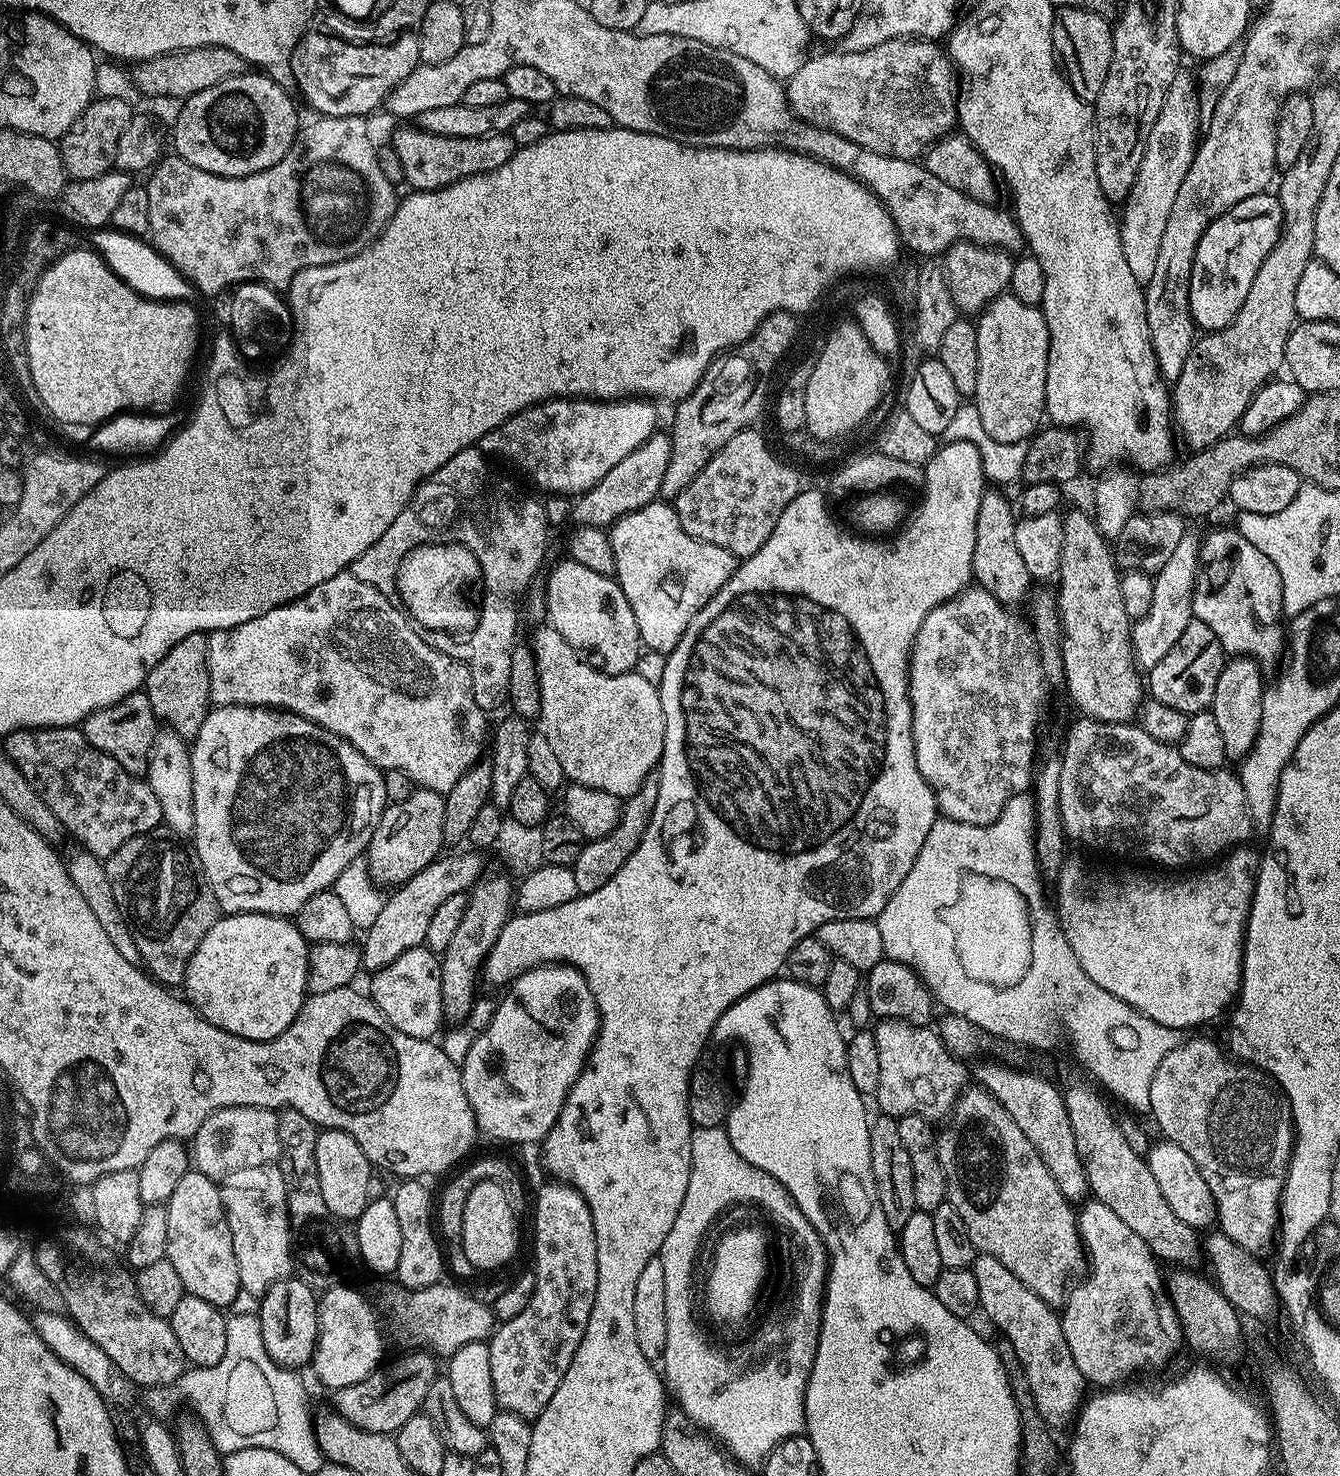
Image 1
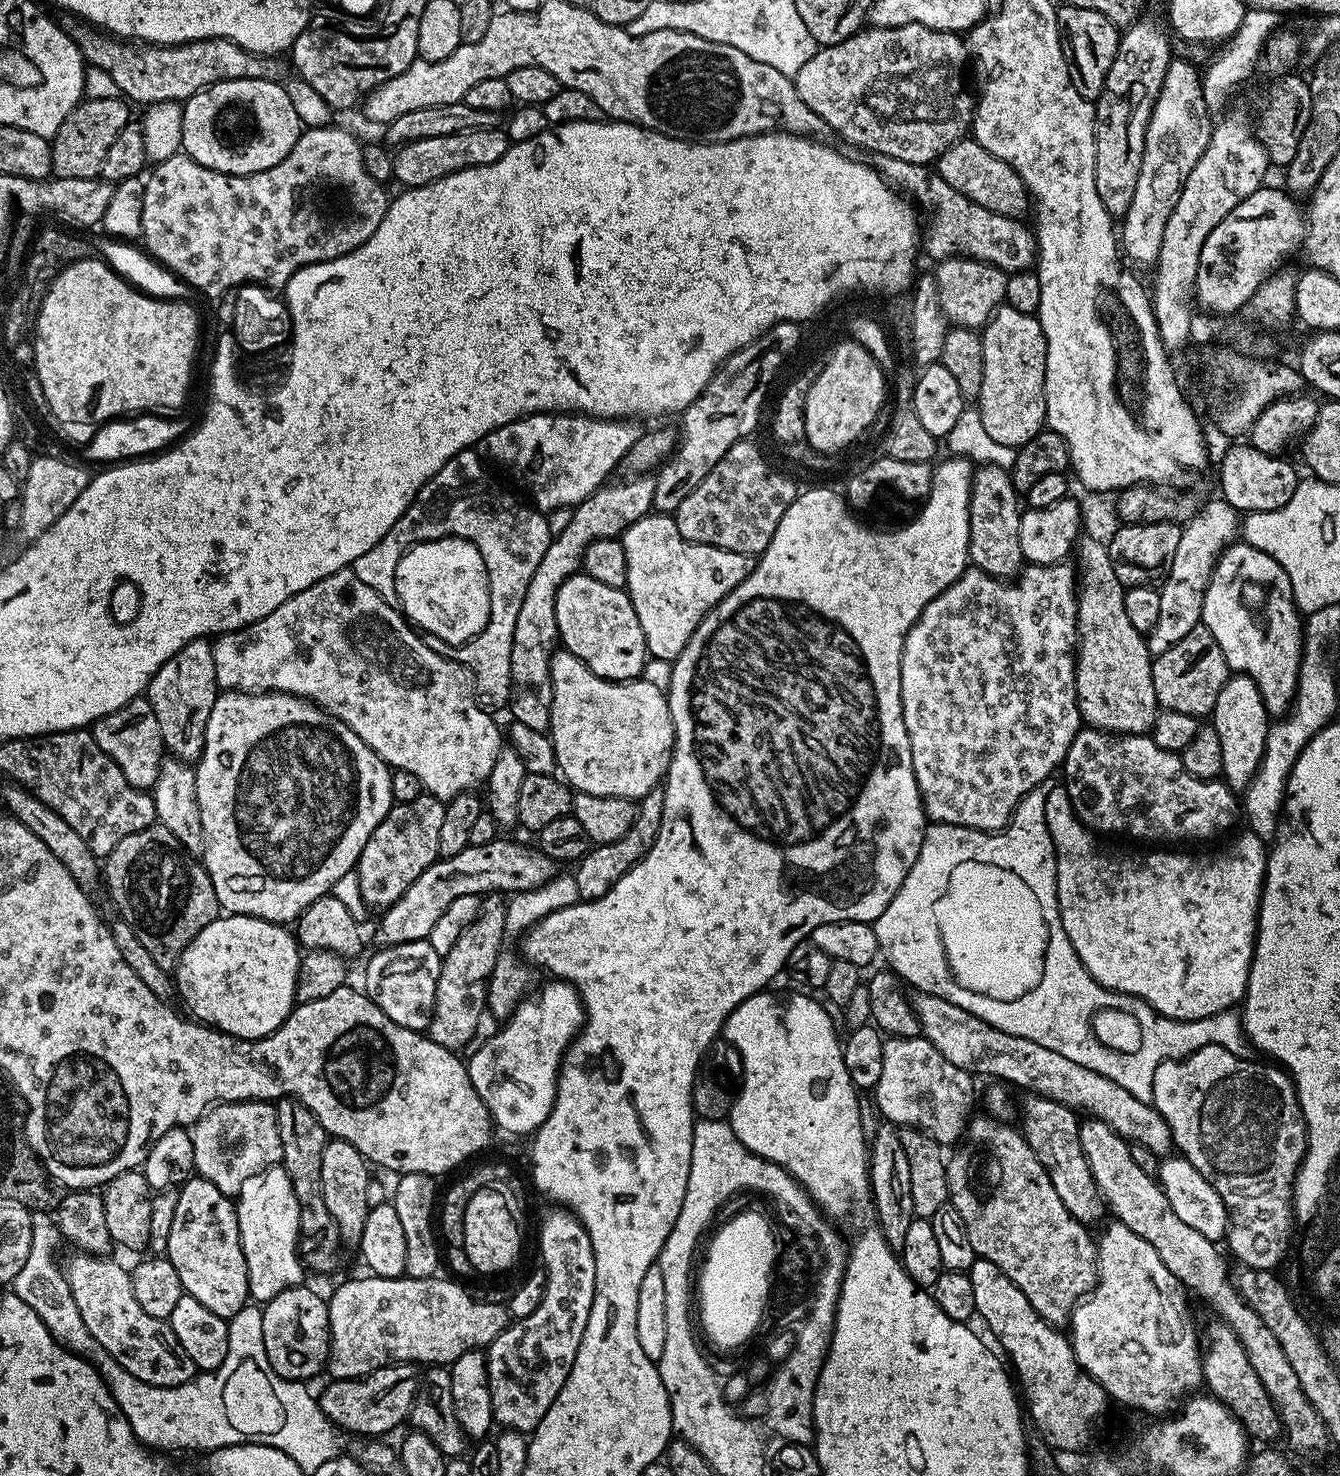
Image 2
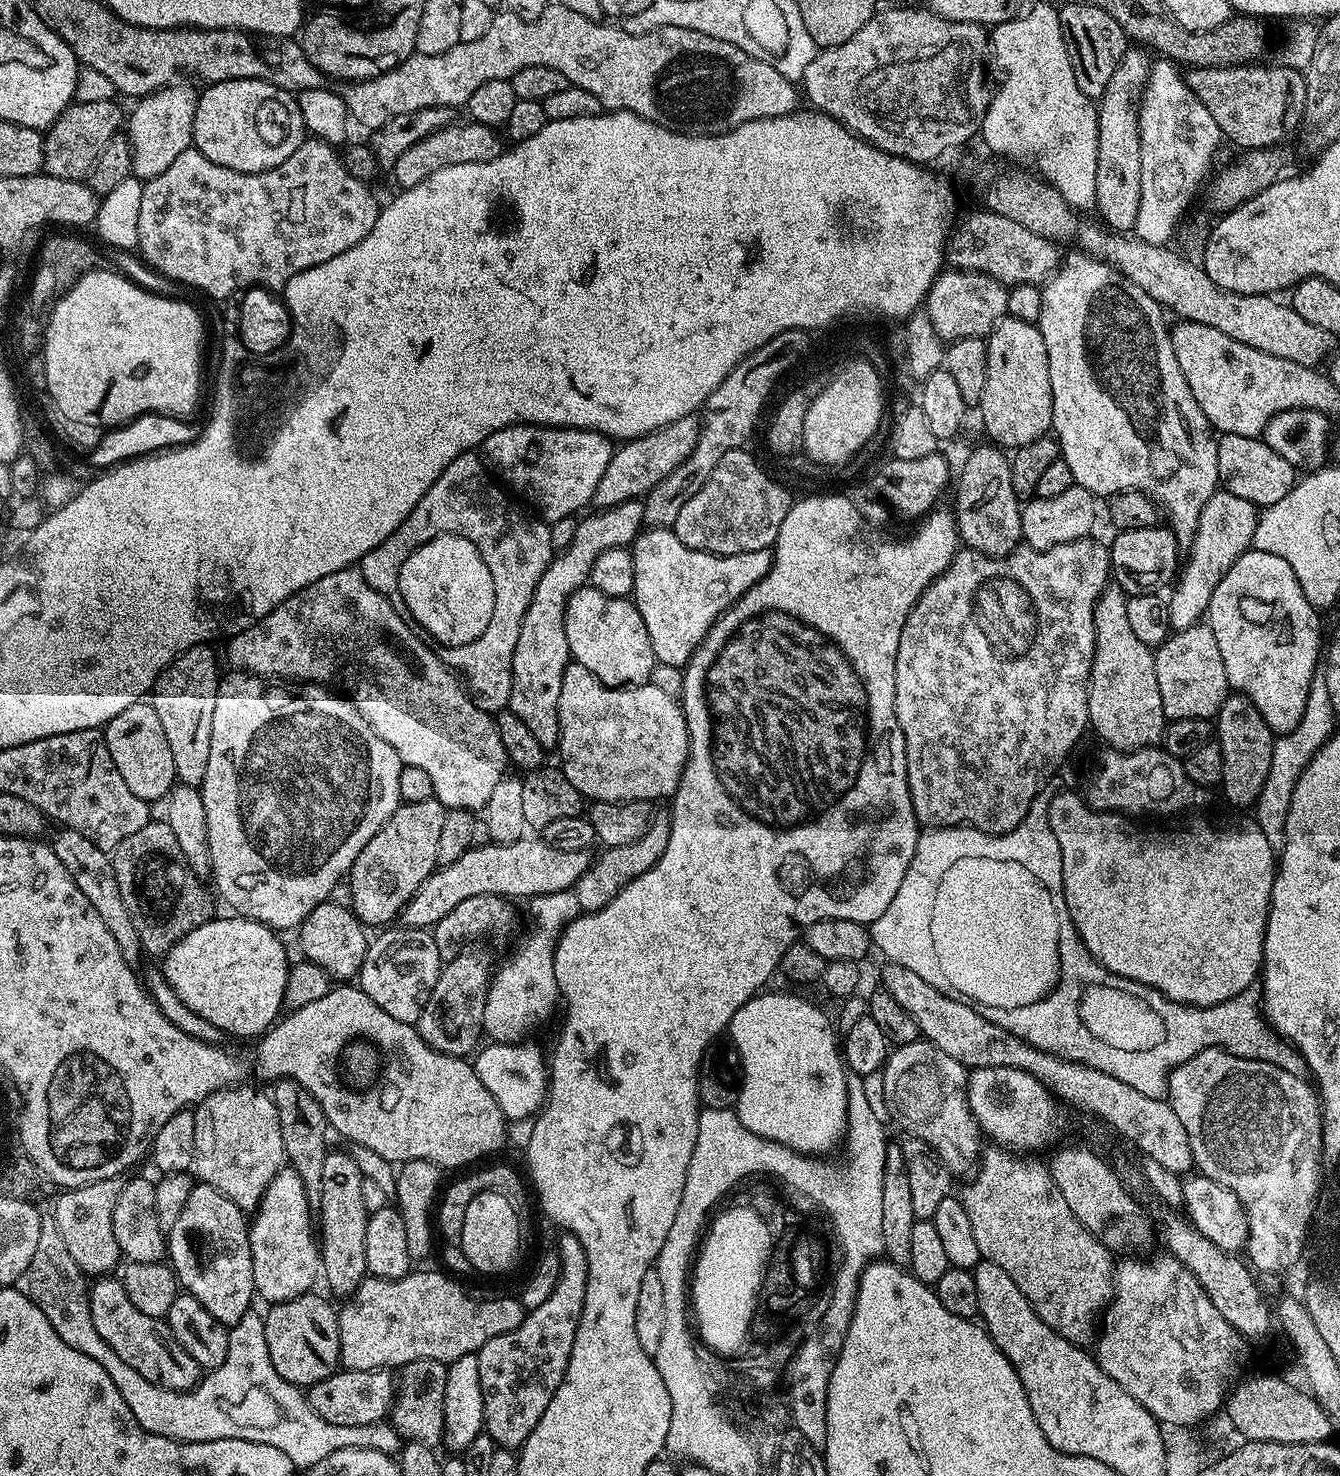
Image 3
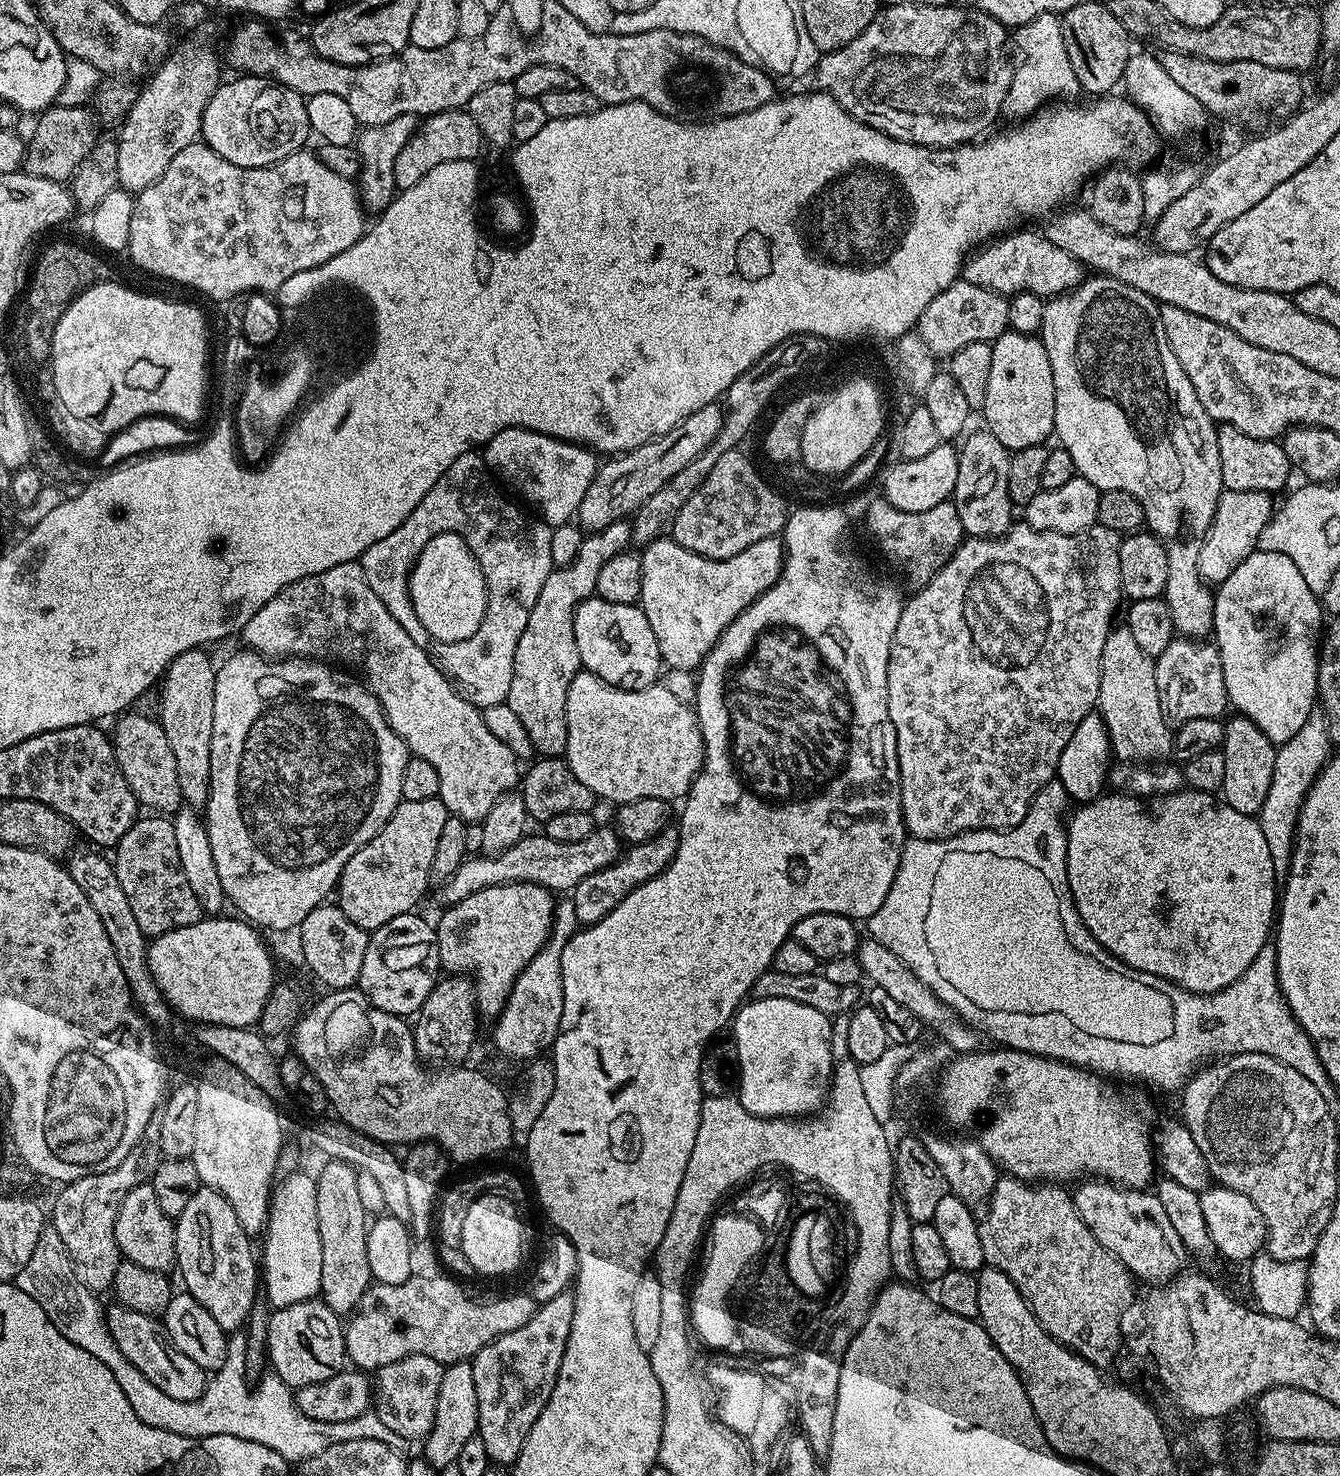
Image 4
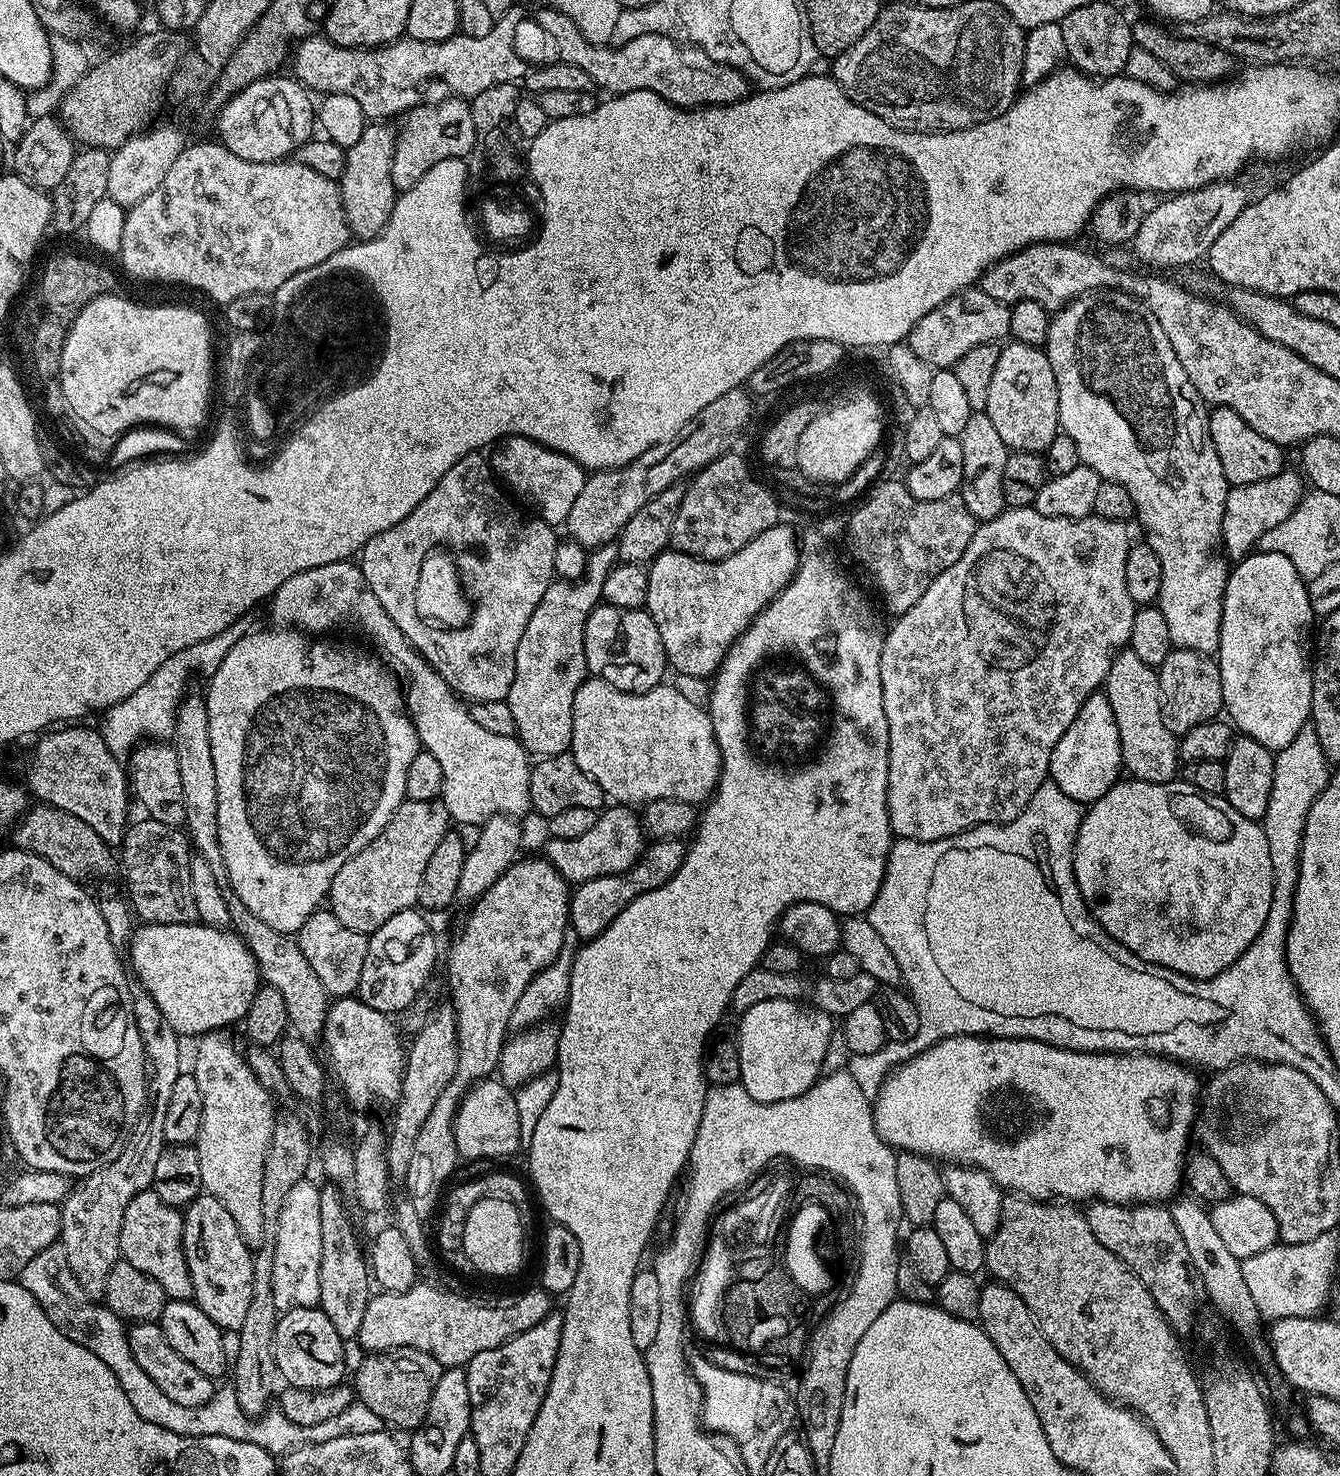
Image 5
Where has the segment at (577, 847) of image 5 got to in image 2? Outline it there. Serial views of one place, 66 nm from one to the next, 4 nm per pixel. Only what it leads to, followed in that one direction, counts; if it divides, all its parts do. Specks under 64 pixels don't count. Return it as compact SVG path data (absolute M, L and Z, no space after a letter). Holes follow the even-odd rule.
M503 838L486 842L485 845L469 844L461 852L437 858L427 870L418 874L418 878L414 878L414 882L408 887L406 894L402 894L402 898L398 898L398 902L383 909L381 916L384 917L381 918L380 925L376 928L377 945L387 946L415 940L427 940L430 930L434 930L438 917L450 907L450 902L467 896L483 897L485 894L525 892L531 888L542 886L551 876L557 875L557 872L558 868L553 860L546 854L542 854L539 847L536 846L527 848L524 844L515 844L514 841L503 840Z

